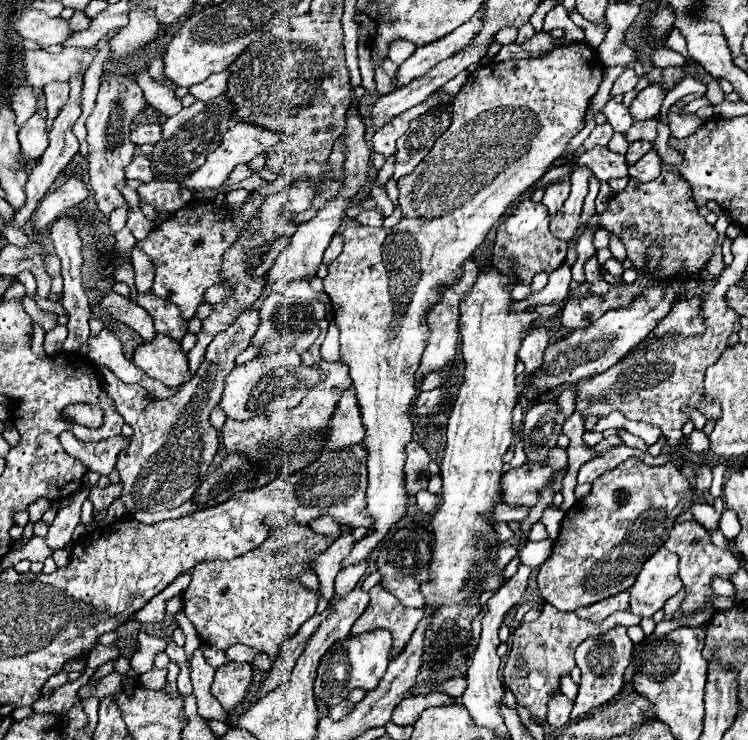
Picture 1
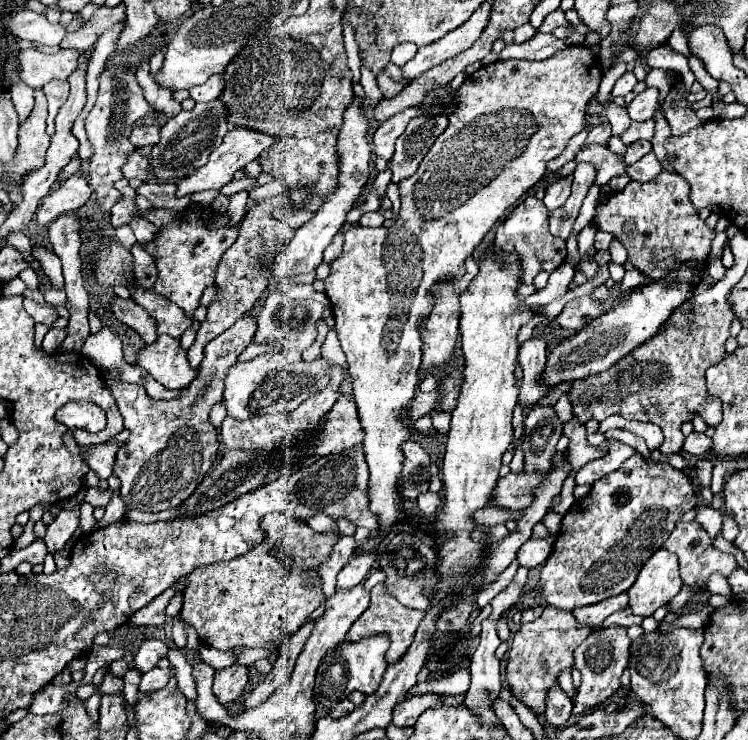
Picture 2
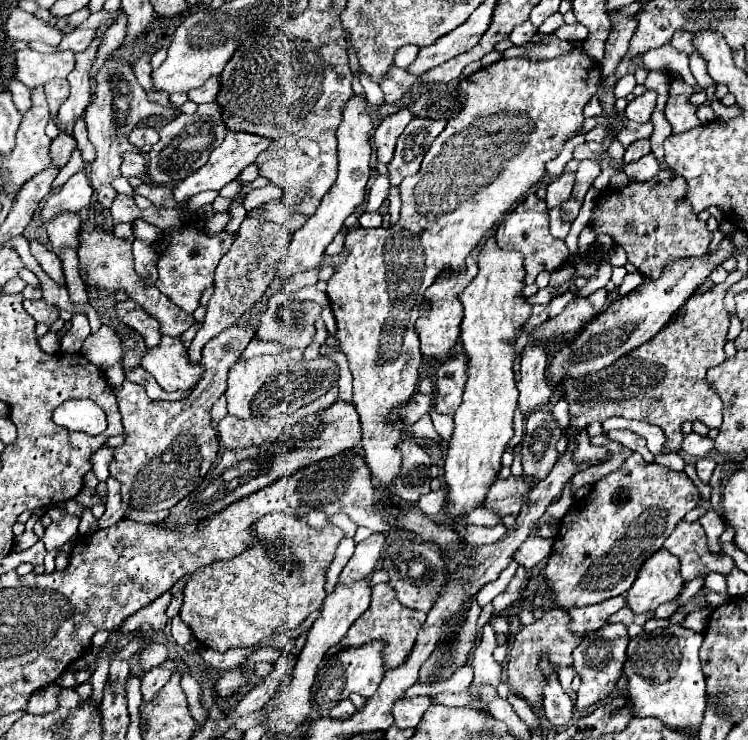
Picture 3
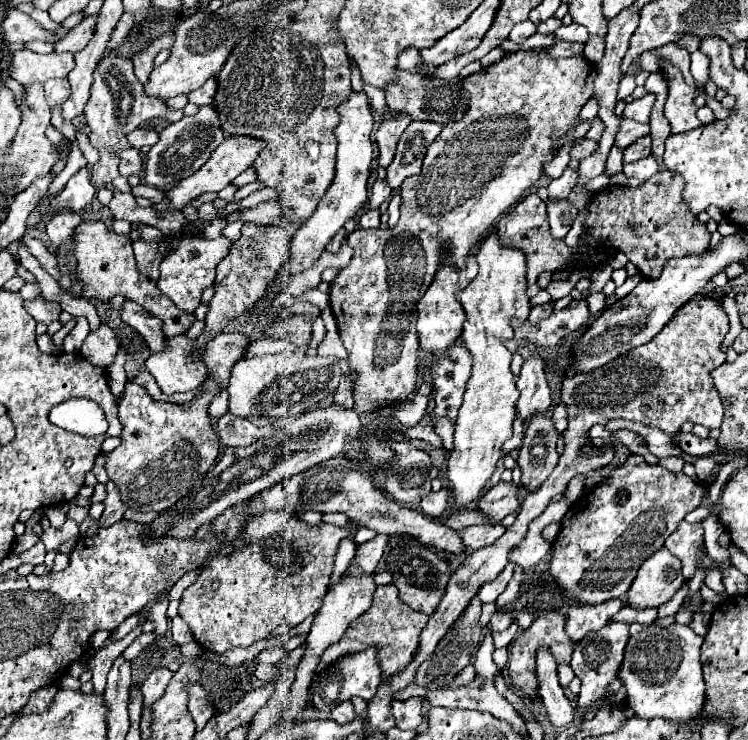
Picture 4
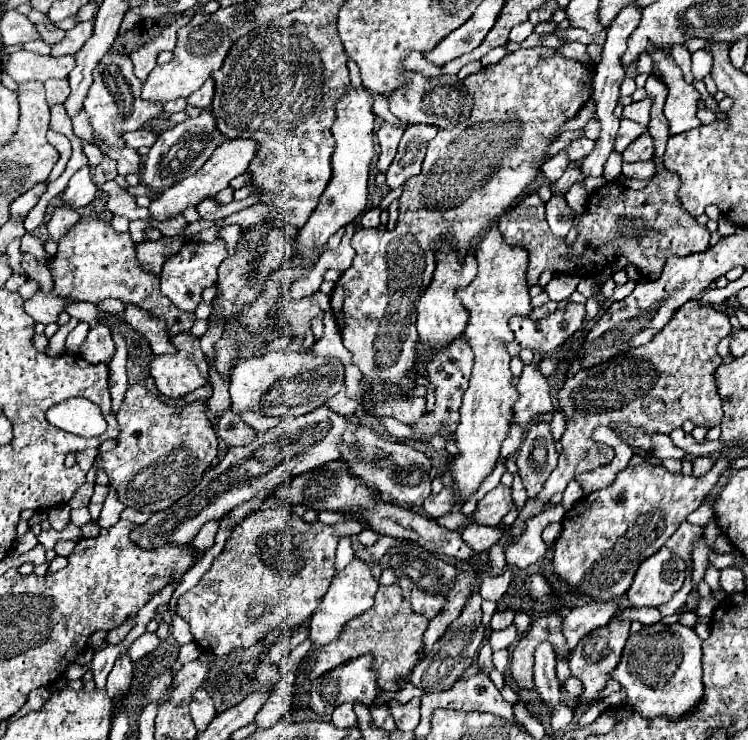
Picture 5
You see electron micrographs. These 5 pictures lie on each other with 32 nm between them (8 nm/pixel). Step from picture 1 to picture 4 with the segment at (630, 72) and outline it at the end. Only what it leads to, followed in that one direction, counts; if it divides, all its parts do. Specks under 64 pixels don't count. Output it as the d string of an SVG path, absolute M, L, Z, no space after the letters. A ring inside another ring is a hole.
M630 74L622 76L622 80L620 80L620 84L618 84L618 98L620 98L620 100L624 100L626 96L630 96L630 94L634 92L634 88L636 88L634 76L630 76Z

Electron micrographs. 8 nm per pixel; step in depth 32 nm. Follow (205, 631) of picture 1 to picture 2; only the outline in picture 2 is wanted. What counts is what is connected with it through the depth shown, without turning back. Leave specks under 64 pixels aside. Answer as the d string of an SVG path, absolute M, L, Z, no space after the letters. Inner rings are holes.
M282 514L264 516L260 526L266 532L266 538L256 548L252 548L244 556L238 556L236 560L224 564L208 564L188 574L188 586L182 592L184 606L180 616L196 628L202 644L206 646L212 646L216 650L230 650L242 644L248 648L266 648L268 652L274 654L280 650L284 632L296 632L324 600L316 568L330 554L340 534L314 532L308 524L298 522L294 518L286 518ZM308 578L314 578L316 584L304 586L308 584Z

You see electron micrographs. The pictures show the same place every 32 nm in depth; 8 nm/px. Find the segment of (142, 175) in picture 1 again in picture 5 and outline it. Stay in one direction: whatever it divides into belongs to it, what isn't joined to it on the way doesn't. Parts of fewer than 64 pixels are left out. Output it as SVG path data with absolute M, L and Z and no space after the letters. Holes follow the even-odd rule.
M100 146L108 156L112 156L118 162L118 174L128 176L128 174L140 174L140 154L132 148L106 148Z

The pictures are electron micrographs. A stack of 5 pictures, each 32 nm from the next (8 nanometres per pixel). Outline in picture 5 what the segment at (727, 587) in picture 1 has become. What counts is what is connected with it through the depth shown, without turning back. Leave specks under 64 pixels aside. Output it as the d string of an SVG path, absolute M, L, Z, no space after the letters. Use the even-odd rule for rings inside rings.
M712 564L706 568L706 584L712 588L712 590L722 590L722 586L720 586L720 570L716 570L716 568L712 568Z

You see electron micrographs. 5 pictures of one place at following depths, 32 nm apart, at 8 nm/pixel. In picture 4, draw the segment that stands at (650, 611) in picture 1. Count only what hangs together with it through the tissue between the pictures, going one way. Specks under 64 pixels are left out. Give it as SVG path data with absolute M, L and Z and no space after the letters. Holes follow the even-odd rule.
M660 548L638 570L628 590L628 606L634 610L658 608L668 602L684 584L682 564L666 548Z

